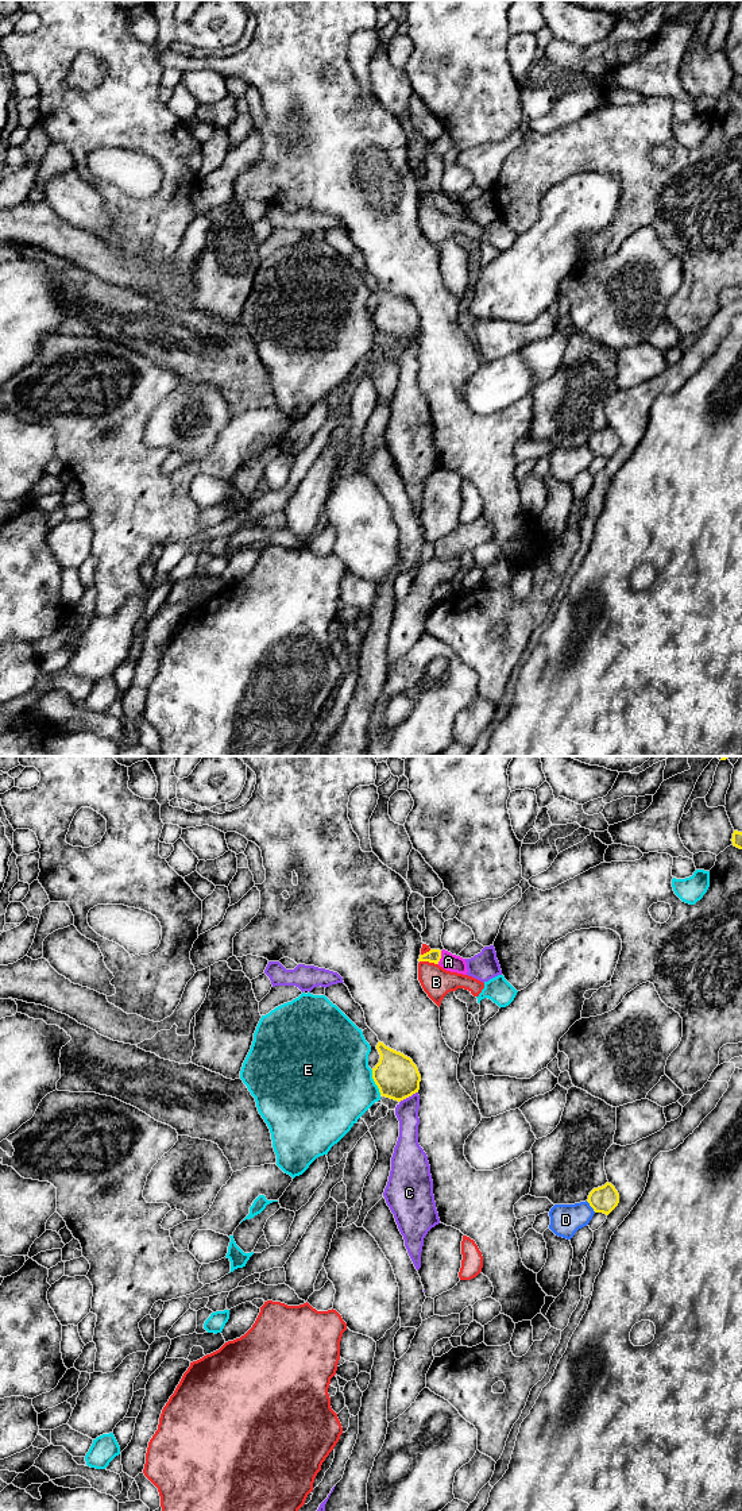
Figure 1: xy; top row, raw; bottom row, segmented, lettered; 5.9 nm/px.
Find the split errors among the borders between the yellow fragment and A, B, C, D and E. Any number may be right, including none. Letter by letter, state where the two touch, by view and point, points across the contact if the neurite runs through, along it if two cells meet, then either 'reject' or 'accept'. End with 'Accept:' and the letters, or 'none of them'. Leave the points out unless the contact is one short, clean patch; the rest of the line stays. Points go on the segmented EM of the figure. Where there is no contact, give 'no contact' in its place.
A: xy (440, 958) | across xy (433, 955), (440, 958), (448, 962) | accept
B: xy (429, 962) | reject
C: xy (408, 1097) | reject
D: xy (590, 1205) | reject
E: xy (374, 1080) | reject
Accept: A

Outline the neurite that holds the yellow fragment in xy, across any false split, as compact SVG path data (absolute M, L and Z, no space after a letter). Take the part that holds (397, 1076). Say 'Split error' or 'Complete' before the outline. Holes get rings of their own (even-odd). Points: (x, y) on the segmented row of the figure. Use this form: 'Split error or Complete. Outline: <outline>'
Complete. Outline: M378 1042L379 1063L372 1068L372 1079L382 1096L403 1101L418 1092L421 1075L413 1060L383 1042Z

